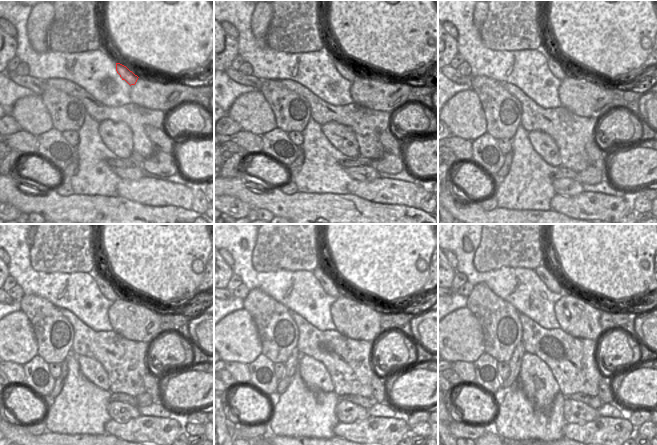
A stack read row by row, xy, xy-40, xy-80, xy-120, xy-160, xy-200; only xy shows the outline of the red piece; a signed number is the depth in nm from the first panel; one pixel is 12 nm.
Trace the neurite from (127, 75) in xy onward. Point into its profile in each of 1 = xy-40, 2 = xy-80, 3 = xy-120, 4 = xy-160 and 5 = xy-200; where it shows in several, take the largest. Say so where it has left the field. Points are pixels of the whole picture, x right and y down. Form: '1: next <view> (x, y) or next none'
1: next xy-40 (348, 73)
2: next xy-80 (561, 70)
3: next xy-120 (106, 288)
4: next xy-160 (329, 286)
5: next xy-200 (545, 275)

